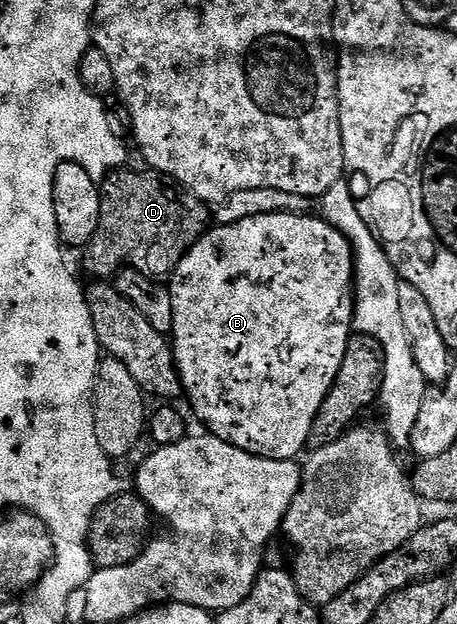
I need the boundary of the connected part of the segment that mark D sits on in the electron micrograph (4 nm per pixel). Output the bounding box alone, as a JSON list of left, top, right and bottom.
[81,168,212,280]

